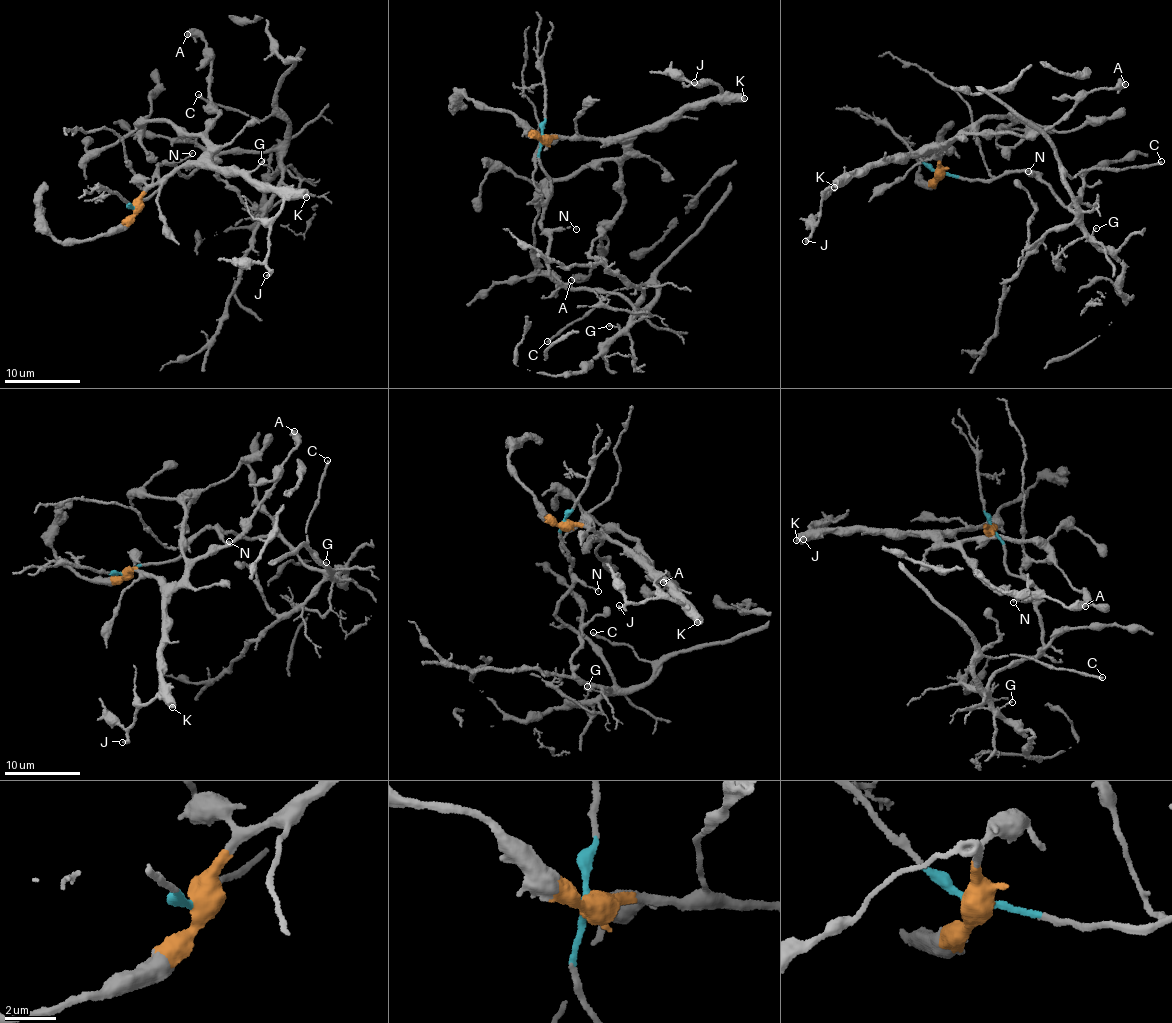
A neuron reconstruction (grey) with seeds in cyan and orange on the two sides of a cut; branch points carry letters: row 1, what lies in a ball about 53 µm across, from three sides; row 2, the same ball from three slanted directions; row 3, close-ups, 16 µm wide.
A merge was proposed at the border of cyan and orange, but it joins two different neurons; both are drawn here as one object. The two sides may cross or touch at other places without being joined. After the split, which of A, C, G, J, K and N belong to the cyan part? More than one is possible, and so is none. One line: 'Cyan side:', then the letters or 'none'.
Cyan side: C, G, N

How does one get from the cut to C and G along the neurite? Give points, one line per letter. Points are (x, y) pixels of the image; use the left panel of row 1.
C: (134, 208), (159, 187), (161, 163), (189, 177), (211, 158), (284, 139), (279, 116), (198, 94)
G: (134, 208), (159, 187), (161, 163), (189, 177), (228, 152), (273, 150), (278, 166), (272, 170), (262, 161)

